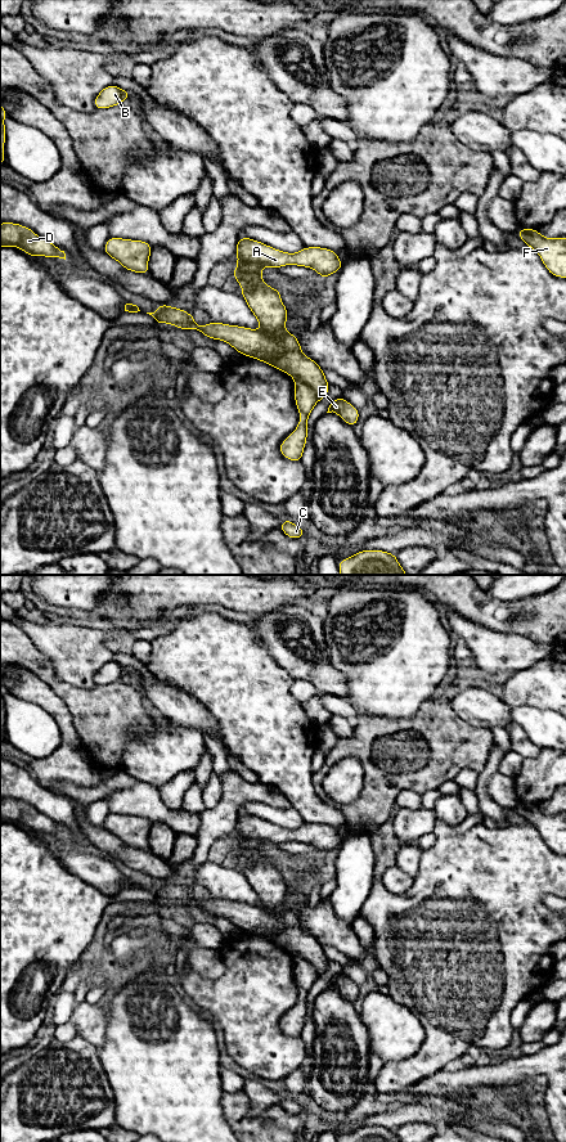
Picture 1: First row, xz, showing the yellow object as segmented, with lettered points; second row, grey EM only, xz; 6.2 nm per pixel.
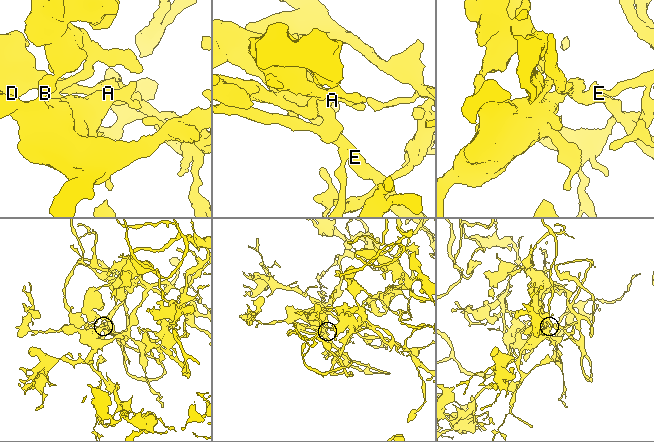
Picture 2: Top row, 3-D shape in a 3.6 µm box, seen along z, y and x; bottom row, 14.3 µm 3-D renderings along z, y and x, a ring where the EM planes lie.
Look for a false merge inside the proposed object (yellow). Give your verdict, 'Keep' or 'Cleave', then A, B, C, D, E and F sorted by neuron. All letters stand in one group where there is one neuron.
Keep. Groups: A B C D E F

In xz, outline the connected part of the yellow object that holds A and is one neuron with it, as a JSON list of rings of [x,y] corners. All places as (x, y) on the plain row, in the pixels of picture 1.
[[[239,814],[235,828],[238,844],[232,853],[242,862],[242,873],[259,896],[261,905],[211,898],[197,902],[193,890],[167,880],[147,889],[157,902],[172,900],[180,905],[196,905],[211,916],[228,918],[239,930],[288,949],[295,956],[295,979],[300,988],[296,1006],[279,1021],[280,1030],[293,1038],[301,1038],[307,1016],[307,995],[315,980],[324,975],[329,966],[323,945],[314,935],[306,934],[296,912],[287,908],[287,884],[280,868],[262,856],[262,842],[273,845],[297,841],[314,845],[323,855],[341,846],[342,838],[336,827],[322,823],[305,823],[297,829],[275,826],[251,814]]]

